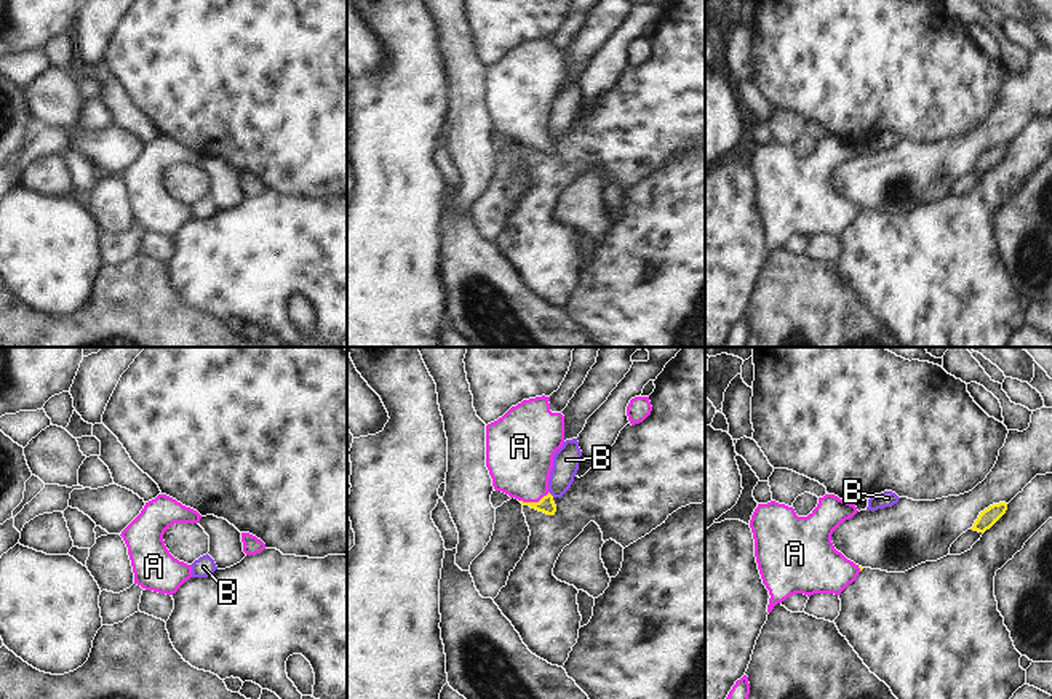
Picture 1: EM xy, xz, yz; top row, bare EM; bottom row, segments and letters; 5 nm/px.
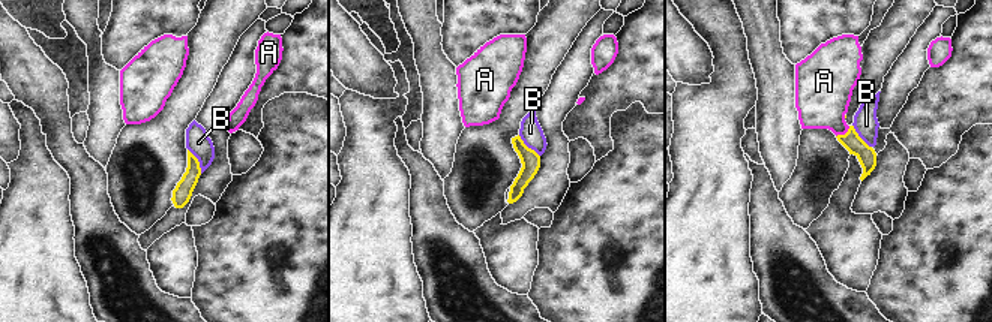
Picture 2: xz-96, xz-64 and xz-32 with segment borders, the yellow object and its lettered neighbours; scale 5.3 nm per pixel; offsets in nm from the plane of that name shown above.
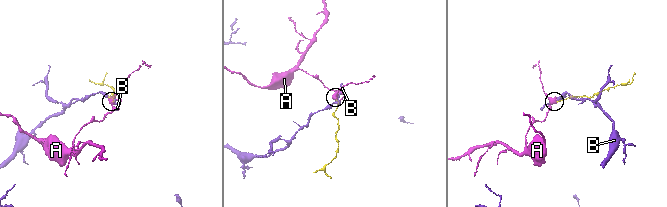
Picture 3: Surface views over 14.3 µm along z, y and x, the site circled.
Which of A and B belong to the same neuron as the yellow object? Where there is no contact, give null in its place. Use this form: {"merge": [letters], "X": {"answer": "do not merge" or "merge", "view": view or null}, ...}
{"merge": ["A"], "A": {"answer": "merge", "view": "xz"}, "B": {"answer": "do not merge", "view": "xz"}}

